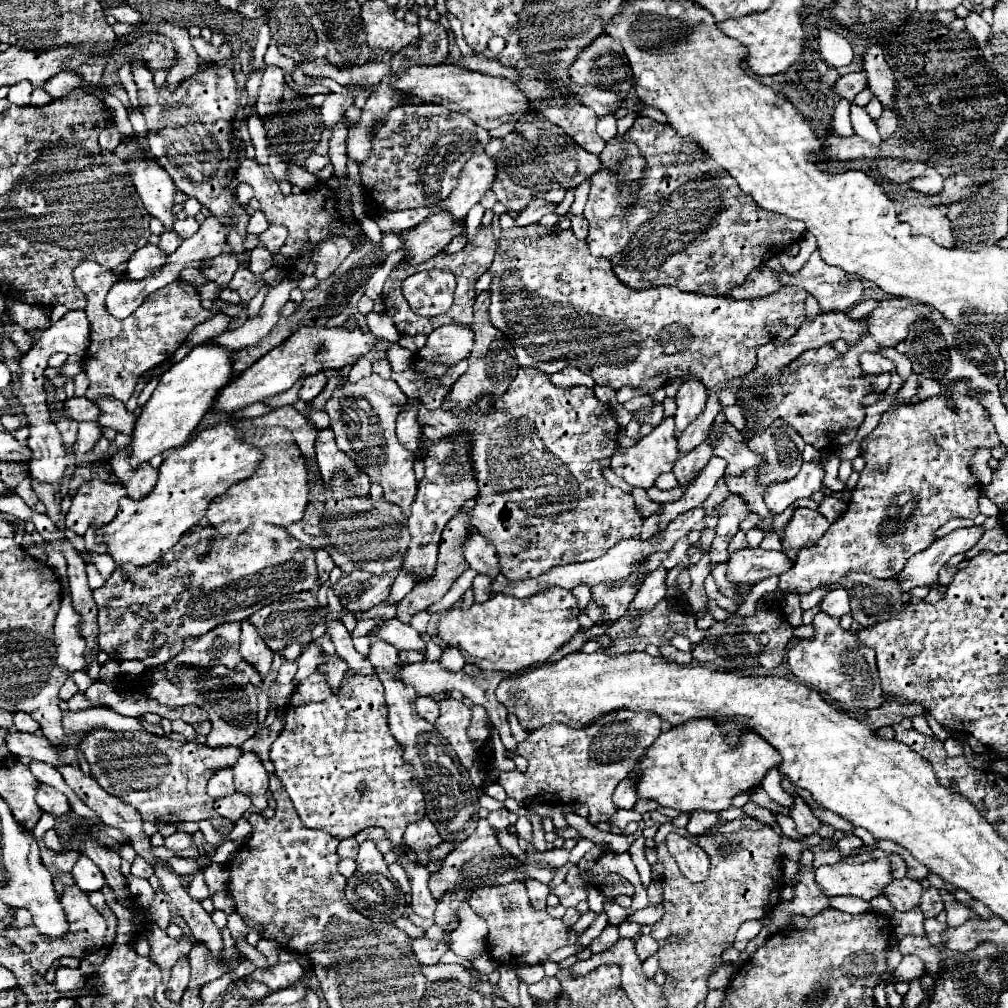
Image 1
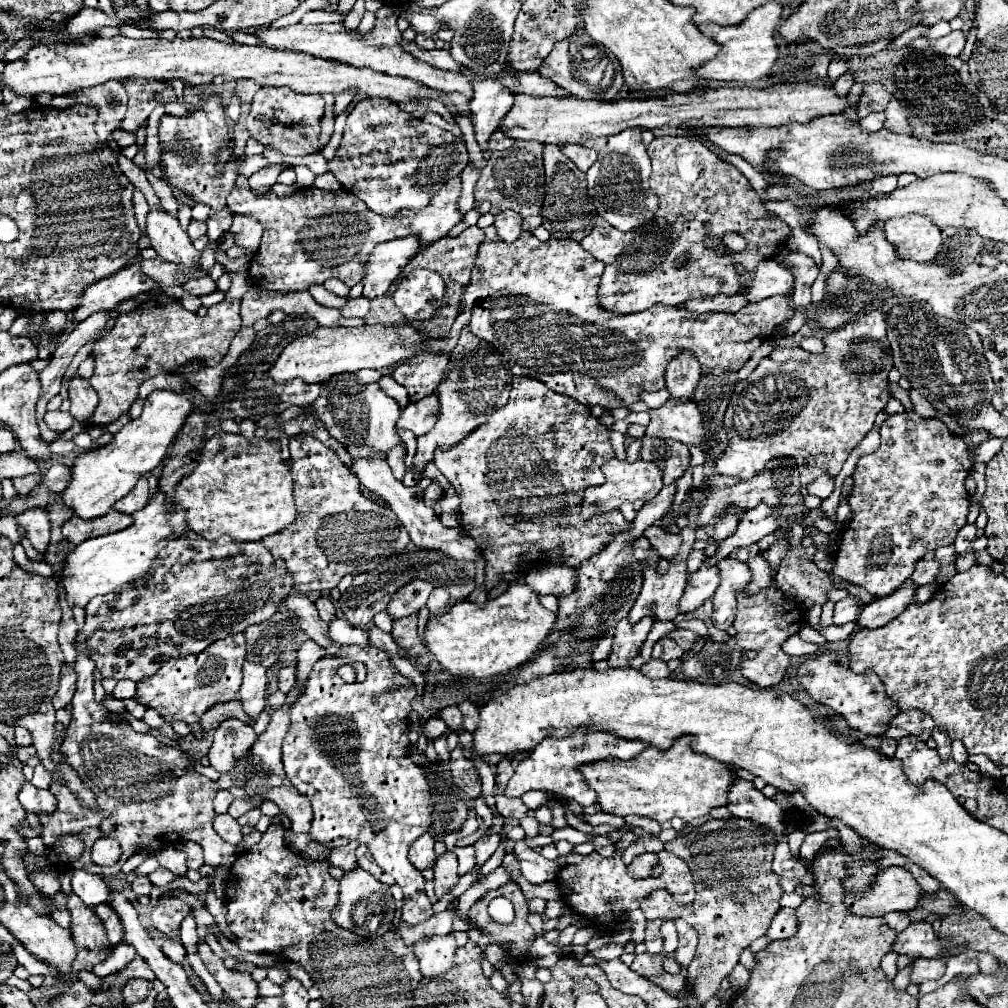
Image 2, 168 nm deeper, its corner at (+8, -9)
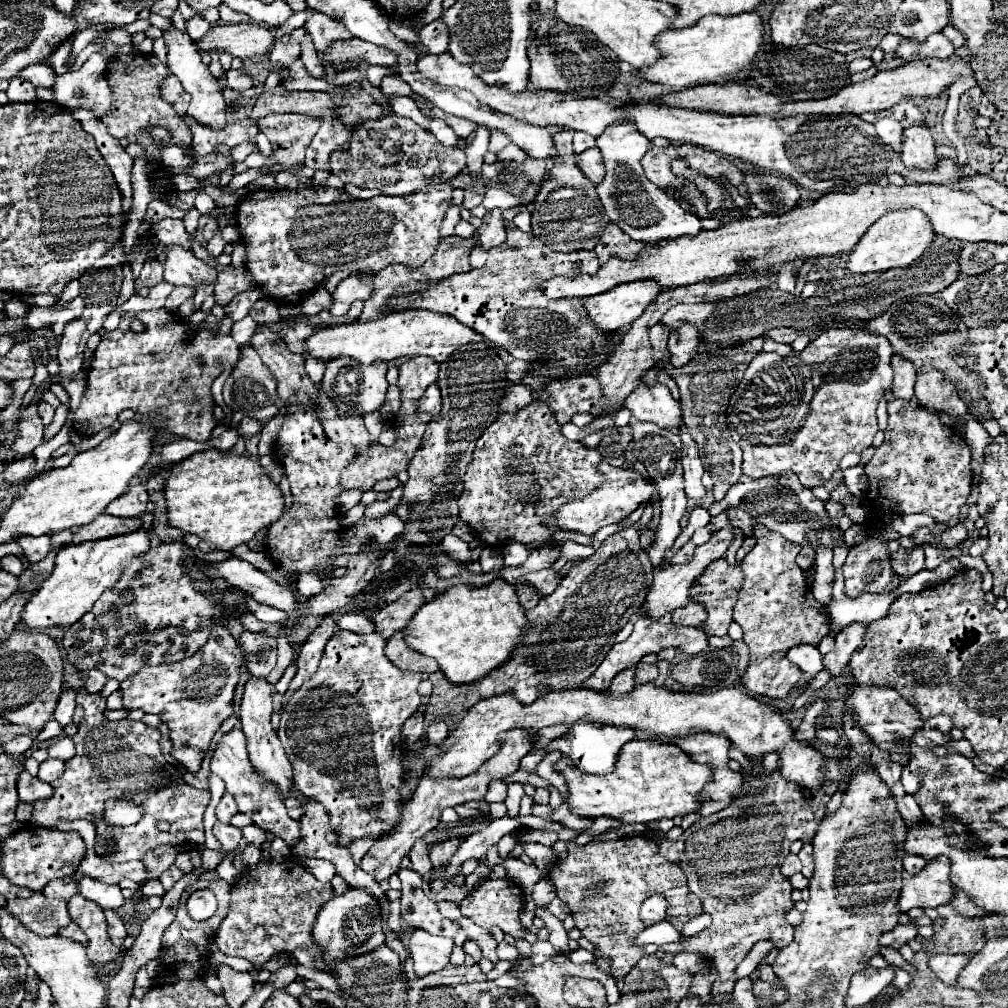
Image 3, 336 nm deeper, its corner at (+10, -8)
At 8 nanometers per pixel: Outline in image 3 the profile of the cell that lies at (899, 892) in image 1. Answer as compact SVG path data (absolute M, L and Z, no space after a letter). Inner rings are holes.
M956 890L954 892L954 898L948 902L958 914L962 916L978 916L978 914L986 914L982 912L982 908L974 908L974 904L970 904L970 898L962 892L962 890Z

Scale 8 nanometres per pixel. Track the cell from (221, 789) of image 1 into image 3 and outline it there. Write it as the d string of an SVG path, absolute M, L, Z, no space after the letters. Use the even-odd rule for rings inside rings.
M228 792L222 796L222 800L218 802L218 806L216 806L216 818L220 820L220 822L230 822L230 818L234 816L238 812L238 808L236 808L236 802L234 802L234 796L230 796Z

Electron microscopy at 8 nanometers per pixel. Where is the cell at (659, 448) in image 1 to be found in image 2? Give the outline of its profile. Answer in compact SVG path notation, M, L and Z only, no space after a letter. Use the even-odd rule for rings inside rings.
M610 459L610 461L606 461L602 465L602 471L606 475L606 483L600 485L600 487L588 487L586 493L584 493L582 513L580 513L582 521L592 519L592 515L596 515L596 509L598 509L598 513L608 513L608 511L620 509L620 505L610 505L614 501L616 503L624 503L624 501L634 503L638 499L650 501L664 487L660 469L654 463L648 463L648 461L642 461L642 459L638 459L636 463L626 463L626 461L620 461L620 459Z

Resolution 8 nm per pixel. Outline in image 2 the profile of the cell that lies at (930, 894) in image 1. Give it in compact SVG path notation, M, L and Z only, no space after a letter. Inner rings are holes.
M908 863L908 871L916 877L916 881L920 883L920 887L924 889L926 895L934 895L934 893L940 889L940 883L938 883L930 873L924 873L924 869L920 869L918 865Z

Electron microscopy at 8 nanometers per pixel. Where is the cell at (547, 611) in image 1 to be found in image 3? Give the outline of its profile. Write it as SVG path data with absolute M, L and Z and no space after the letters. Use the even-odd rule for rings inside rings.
M494 578L482 588L450 586L444 594L426 602L404 628L404 640L420 654L436 658L452 684L468 684L514 656L514 646L524 640L526 624L526 610L518 600L516 588L502 578Z

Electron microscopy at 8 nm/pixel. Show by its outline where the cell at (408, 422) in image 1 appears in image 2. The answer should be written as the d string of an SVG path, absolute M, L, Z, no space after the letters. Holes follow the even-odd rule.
M430 395L418 403L410 403L402 411L398 419L398 427L410 429L414 435L424 435L432 429L432 425L436 425L438 415L440 415L440 401L436 395Z

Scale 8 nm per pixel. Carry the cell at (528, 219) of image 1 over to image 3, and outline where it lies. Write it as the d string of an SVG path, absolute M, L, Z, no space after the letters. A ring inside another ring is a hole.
M494 208L492 212L488 212L482 218L482 222L484 224L474 232L478 244L484 246L486 250L492 248L492 246L502 246L504 240L506 240L506 222L504 222L502 210Z

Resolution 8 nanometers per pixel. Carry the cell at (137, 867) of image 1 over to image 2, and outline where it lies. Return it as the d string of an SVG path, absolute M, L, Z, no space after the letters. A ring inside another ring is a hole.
M136 877L132 883L132 891L136 895L150 895L150 889L152 889L152 883L148 877Z

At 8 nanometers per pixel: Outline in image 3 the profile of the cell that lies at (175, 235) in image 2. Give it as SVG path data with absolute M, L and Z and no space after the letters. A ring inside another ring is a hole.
M168 244L164 260L164 280L176 286L196 288L202 282L214 282L216 270L206 262L198 260L192 250L182 248L178 244Z

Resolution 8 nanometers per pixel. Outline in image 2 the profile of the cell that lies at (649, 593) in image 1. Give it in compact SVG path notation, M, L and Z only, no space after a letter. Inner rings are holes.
M644 617L638 625L630 625L628 619L622 619L618 623L614 631L614 651L608 659L610 669L630 667L630 659L640 655L640 647L652 629L652 623L652 617Z

